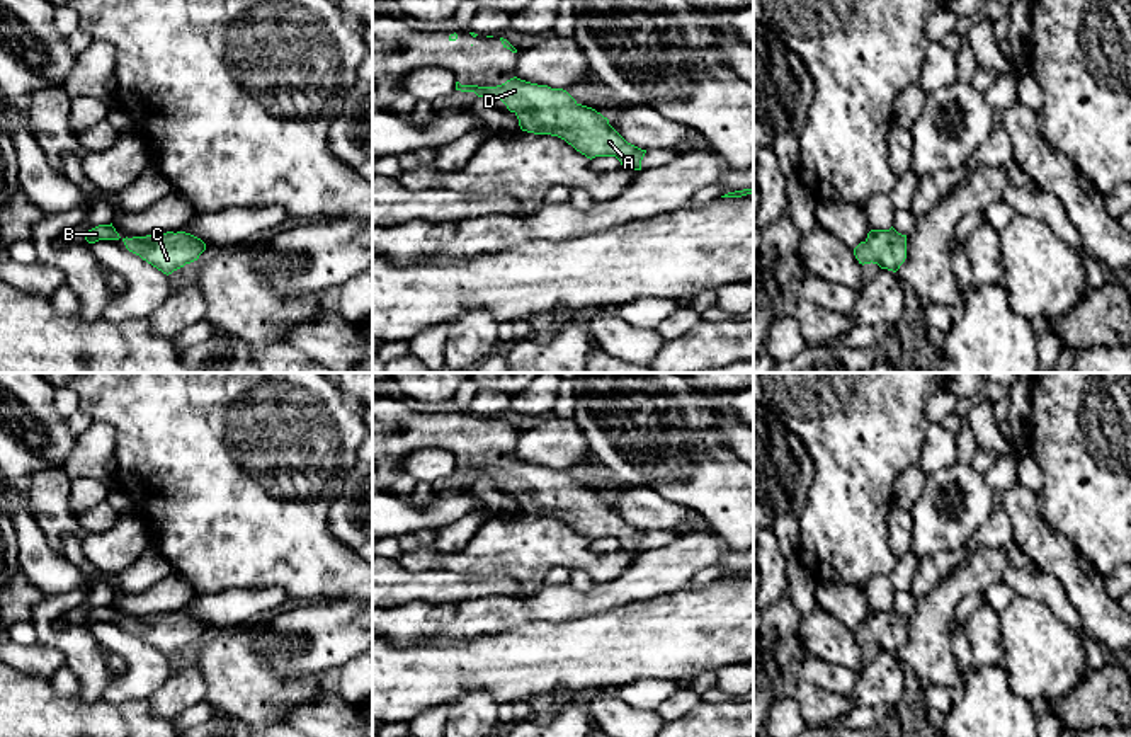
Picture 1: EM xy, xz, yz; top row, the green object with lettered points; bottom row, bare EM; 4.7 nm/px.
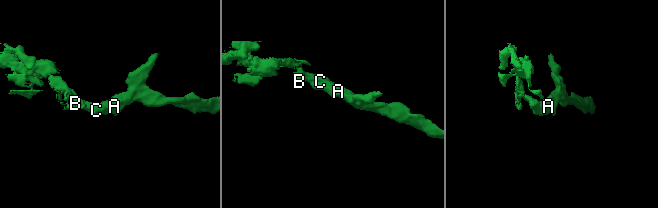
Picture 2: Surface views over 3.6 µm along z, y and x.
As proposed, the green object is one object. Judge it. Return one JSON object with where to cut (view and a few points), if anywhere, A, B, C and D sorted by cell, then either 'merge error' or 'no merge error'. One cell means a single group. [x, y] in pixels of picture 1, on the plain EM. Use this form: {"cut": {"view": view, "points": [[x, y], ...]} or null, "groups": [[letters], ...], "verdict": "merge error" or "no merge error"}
{"cut": null, "groups": [["A", "B", "C", "D"]], "verdict": "no merge error"}

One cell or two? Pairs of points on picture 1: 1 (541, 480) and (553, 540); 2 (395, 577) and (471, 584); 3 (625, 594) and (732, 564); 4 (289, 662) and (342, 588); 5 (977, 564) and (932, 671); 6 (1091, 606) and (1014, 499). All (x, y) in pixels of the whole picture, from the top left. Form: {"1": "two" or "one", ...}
{"1": "two", "2": "one", "3": "two", "4": "two", "5": "one", "6": "one"}

